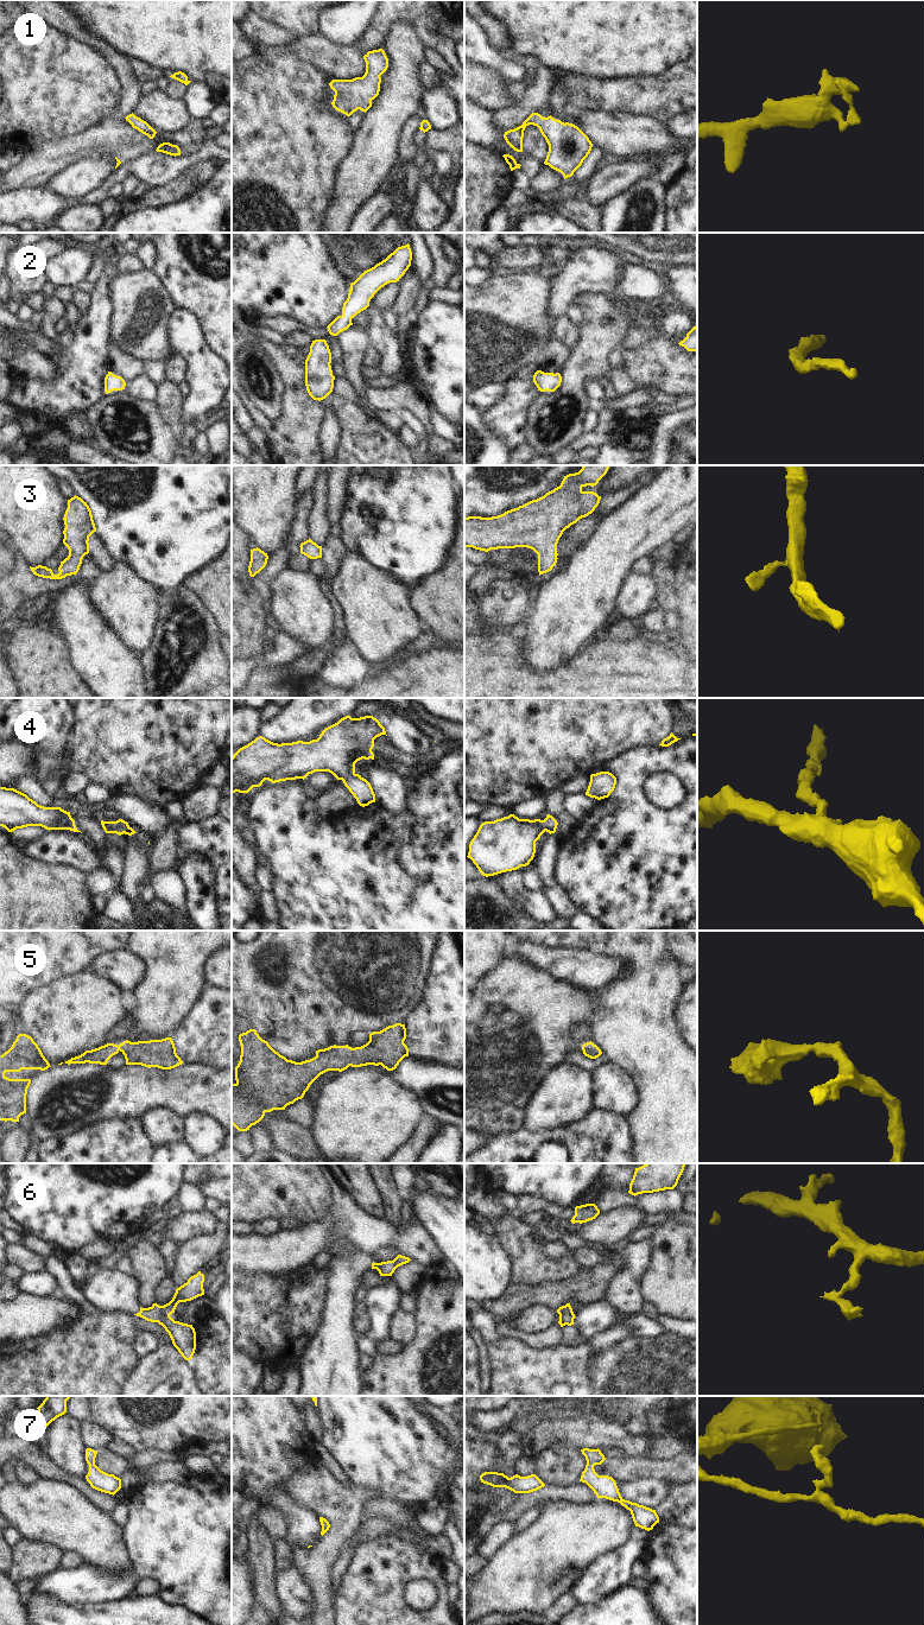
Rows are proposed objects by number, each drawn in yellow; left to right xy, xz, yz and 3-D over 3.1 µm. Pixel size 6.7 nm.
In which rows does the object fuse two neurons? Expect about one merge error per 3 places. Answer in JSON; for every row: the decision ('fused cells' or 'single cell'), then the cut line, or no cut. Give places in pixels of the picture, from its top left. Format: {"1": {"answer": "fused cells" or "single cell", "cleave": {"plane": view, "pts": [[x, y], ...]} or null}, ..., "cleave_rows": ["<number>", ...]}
{"1": {"answer": "single cell", "cleave": null}, "2": {"answer": "single cell", "cleave": null}, "3": {"answer": "single cell", "cleave": null}, "4": {"answer": "single cell", "cleave": null}, "5": {"answer": "single cell", "cleave": null}, "6": {"answer": "fused cells", "cleave": {"plane": "xy", "pts": [[160, 1306], [160, 1309], [169, 1315]]}}, "7": {"answer": "single cell", "cleave": null}, "cleave_rows": ["6"]}

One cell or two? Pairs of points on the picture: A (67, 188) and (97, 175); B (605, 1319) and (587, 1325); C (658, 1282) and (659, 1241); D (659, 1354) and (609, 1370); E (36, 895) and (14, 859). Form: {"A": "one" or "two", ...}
{"A": "one", "B": "one", "C": "one", "D": "one", "E": "one"}

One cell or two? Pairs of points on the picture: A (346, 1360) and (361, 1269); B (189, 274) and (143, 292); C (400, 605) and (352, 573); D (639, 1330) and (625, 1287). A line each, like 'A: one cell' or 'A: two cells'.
A: one cell
B: two cells
C: one cell
D: two cells

